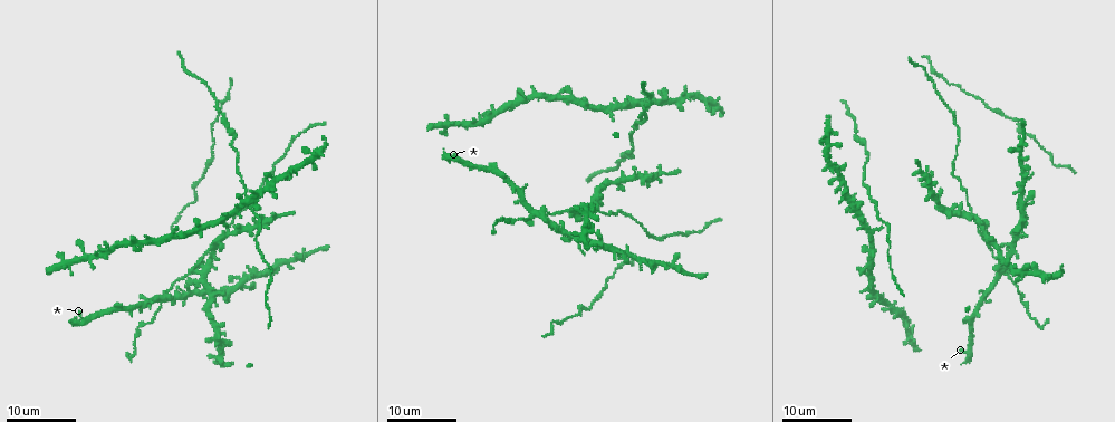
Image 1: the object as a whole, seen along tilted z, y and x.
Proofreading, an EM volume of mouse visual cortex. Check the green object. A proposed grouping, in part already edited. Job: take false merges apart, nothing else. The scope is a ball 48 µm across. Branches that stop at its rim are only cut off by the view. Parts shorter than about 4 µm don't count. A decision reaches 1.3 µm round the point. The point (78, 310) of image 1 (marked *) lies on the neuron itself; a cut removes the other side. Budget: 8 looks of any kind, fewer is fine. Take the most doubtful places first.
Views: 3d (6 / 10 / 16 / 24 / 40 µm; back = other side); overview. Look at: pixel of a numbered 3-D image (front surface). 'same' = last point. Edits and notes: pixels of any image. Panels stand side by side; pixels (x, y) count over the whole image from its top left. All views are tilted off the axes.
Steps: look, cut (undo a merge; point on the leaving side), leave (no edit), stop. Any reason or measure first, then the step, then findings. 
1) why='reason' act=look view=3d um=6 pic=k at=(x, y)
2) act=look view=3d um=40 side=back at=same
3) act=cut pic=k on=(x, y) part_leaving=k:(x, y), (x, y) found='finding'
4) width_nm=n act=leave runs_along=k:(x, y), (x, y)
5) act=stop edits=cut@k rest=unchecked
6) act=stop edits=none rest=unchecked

act=look view=3d um=24 pic=1 at=(991, 111)

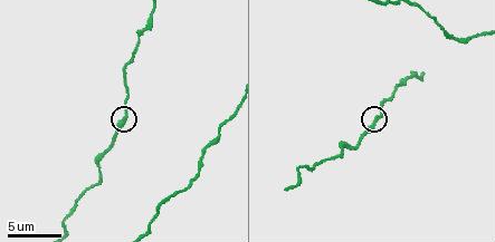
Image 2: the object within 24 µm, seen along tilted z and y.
act=look view=3d um=6 pic=2 at=(378, 119)

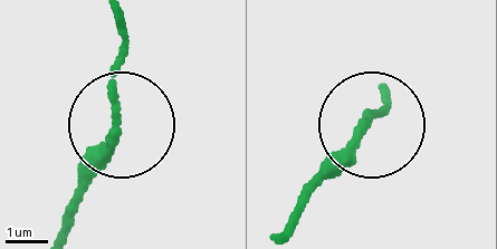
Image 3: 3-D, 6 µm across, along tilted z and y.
act=look view=3d um=6 side=back pic=3 at=(363, 128)

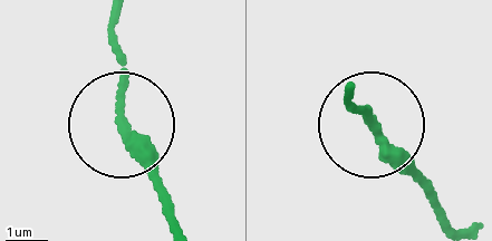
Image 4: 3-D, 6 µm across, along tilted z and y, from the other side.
act=leave found='all the same neuron'

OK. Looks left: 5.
why='calibre changes' act=look view=3d um=16 pic=1 at=(265, 223)

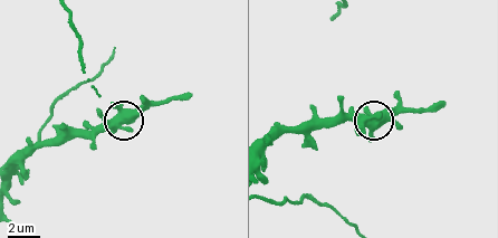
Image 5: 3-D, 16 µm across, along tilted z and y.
act=look view=3d um=6 pic=5 at=(127, 119)

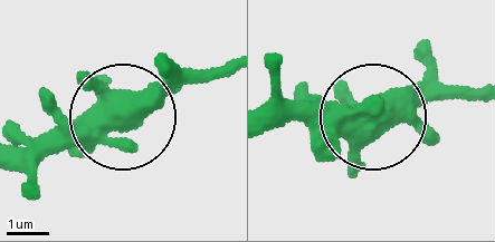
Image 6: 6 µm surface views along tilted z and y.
arms=5 act=leave found='all the same neuron'

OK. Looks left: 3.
why='thick turns thin' act=look view=3d um=16 pic=1 at=(946, 210)

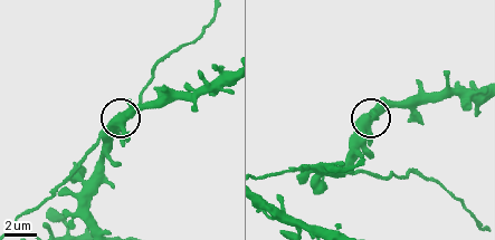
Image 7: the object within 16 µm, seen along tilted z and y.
why='closer look' act=look view=3d um=6 at=same

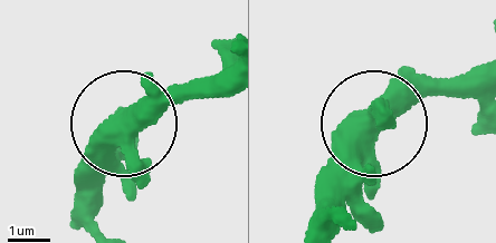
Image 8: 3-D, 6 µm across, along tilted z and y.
width_nm=450 act=leave runs_along=8:(77, 197), (73, 175), (91, 152), (204, 87) found='all the same neuron'

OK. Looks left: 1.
act=stop edits=none rest=unchecked

